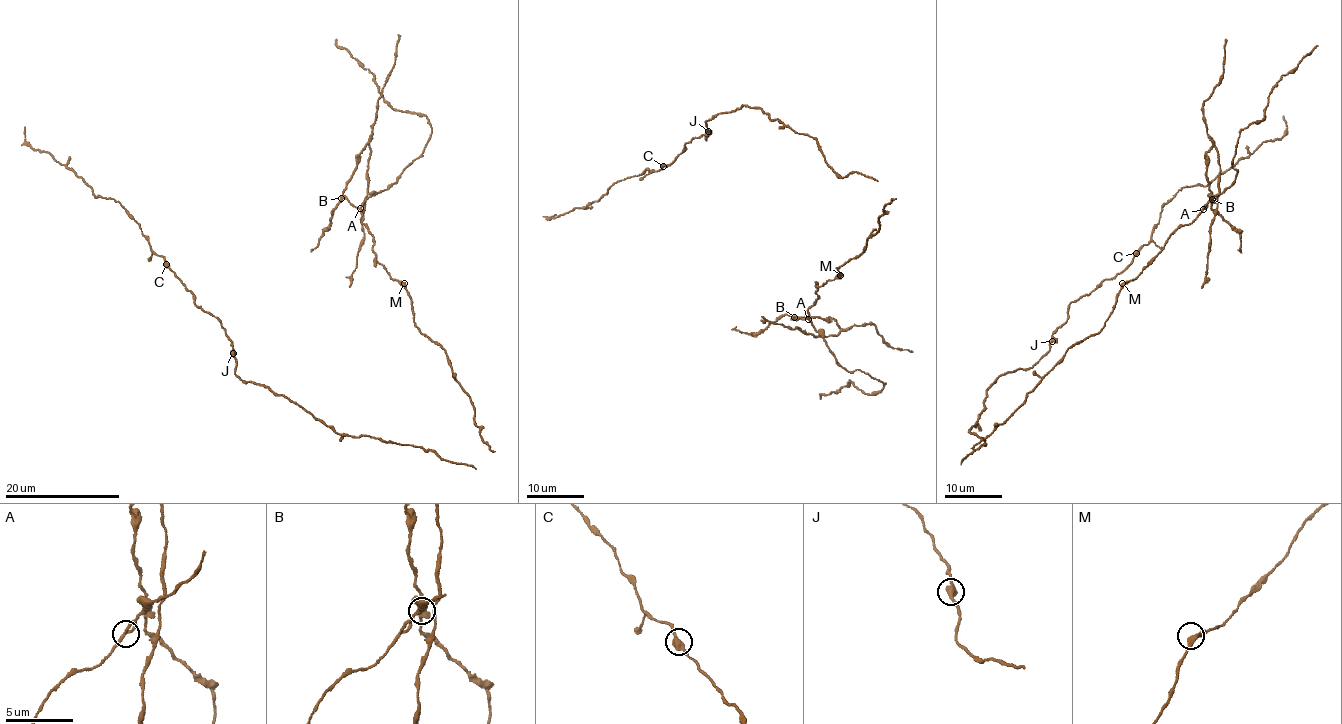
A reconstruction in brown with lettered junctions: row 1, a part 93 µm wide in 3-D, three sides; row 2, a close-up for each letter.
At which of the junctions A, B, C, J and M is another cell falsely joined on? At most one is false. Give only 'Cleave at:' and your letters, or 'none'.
Cleave at: B

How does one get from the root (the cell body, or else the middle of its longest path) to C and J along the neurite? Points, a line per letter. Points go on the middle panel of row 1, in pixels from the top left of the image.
C: (855, 172), (837, 177), (813, 137), (741, 105), (706, 120), (707, 139), (702, 134), (687, 142), (663, 166)
J: (855, 172), (837, 177), (816, 140), (769, 119), (762, 109), (741, 105), (720, 112), (706, 120), (708, 131)

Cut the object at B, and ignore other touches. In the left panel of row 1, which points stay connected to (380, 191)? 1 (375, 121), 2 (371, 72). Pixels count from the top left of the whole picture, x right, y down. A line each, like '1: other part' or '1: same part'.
1: other part
2: same part

